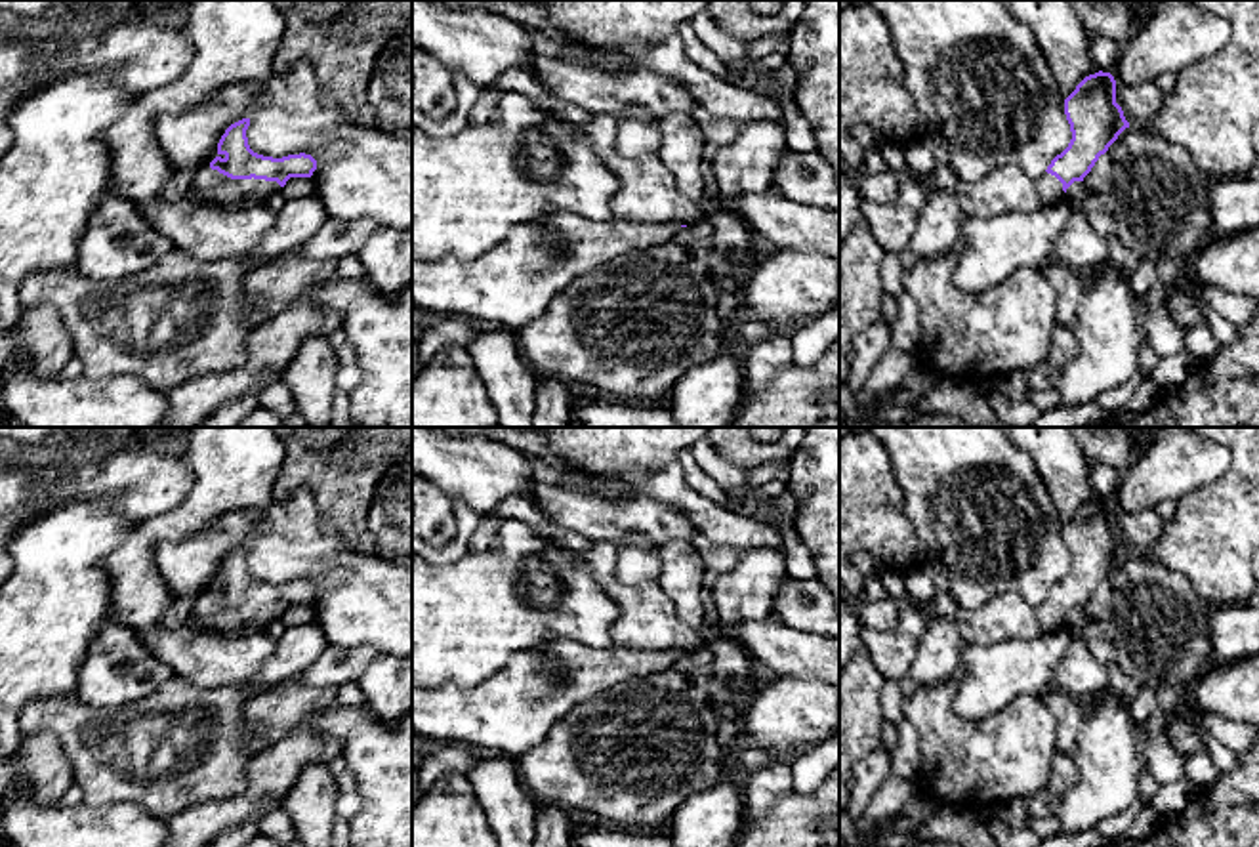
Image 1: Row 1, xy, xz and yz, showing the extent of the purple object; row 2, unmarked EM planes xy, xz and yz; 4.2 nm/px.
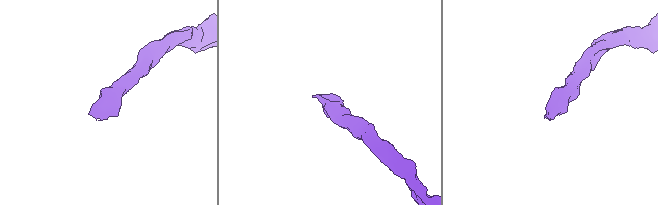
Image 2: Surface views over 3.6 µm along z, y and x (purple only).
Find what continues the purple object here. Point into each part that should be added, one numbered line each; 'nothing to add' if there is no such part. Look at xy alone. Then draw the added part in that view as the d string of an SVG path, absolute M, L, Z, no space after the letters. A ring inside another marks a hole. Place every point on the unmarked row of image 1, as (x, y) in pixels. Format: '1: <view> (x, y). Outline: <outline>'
1: xy (210, 613). Outline: M210 593L202 595L189 614L195 626L216 633L259 631L279 618L282 614L277 609L231 607Z

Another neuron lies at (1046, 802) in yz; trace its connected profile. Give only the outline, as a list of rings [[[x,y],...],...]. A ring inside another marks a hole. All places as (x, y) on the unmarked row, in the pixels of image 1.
[[[1061,752],[1051,761],[1051,776],[1045,788],[1026,797],[1030,816],[1055,816],[1064,794],[1078,778],[1078,767],[1072,755]]]

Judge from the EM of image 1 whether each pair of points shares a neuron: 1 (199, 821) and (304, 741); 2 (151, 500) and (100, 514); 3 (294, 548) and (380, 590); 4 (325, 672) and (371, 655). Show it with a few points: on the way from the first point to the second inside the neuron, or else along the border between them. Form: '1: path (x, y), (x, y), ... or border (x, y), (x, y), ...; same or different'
1: path (226, 813), (239, 807), (279, 767); same
2: border (75, 500), (119, 491), (119, 510), (136, 525); different
3: path (315, 554), (359, 590); same
4: path (336, 666), (359, 659); same

